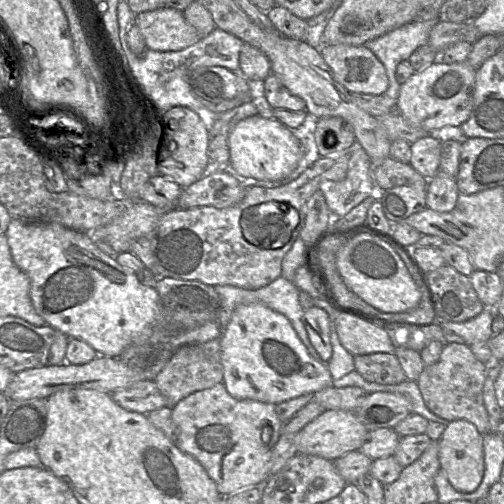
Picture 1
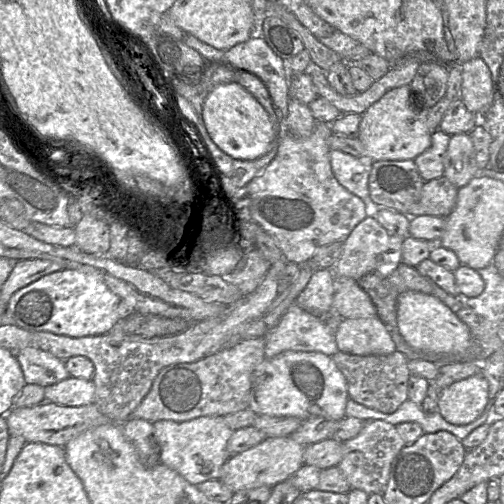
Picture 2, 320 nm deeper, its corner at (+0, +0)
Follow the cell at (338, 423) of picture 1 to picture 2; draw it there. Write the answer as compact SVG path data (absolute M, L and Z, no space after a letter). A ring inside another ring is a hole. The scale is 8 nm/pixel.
M290 436L267 437L258 445L229 457L221 469L220 480L232 492L242 489L268 486L288 480L304 465L305 446L295 442Z

